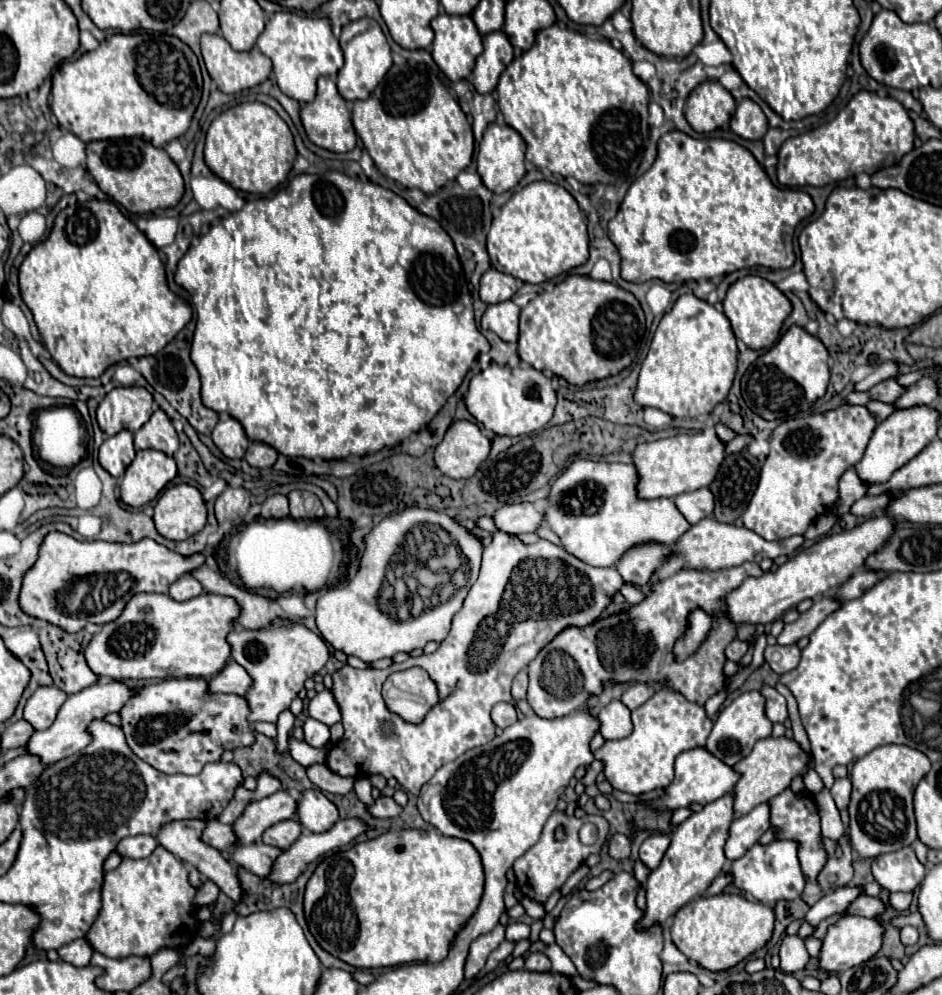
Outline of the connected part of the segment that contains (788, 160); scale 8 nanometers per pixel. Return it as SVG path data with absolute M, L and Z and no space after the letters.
M861 90L849 104L825 126L819 126L803 136L789 138L779 150L777 180L781 186L827 186L859 172L873 174L881 168L891 168L913 150L913 120L903 104L893 98L881 98L875 92Z

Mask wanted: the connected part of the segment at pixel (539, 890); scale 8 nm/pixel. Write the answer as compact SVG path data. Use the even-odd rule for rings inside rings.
M553 812L545 826L543 826L543 832L541 832L541 838L535 846L531 846L521 858L515 860L513 864L513 870L517 874L517 888L531 900L535 902L545 902L549 898L549 894L557 888L563 886L563 882L571 876L573 870L577 870L577 866L589 856L589 854L597 854L601 850L601 846L605 844L607 840L607 832L609 832L609 824L605 818L601 816L585 816L585 818L575 818L575 816L565 816L563 812ZM585 822L591 822L597 826L597 840L595 844L591 846L585 846L581 840L579 840L579 828L585 824ZM563 826L567 830L567 836L565 840L557 840L555 838L555 832L557 828Z

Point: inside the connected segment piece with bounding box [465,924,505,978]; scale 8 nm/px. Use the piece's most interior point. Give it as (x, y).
(482, 947)

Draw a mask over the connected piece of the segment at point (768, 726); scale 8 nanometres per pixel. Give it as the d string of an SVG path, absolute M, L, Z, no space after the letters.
M751 690L751 692L743 692L739 694L735 700L731 700L717 716L717 722L713 724L713 730L707 738L705 748L715 754L719 760L723 760L729 766L735 766L739 760L743 760L751 748L755 746L755 742L759 738L767 738L771 736L773 730L773 722L767 720L765 716L765 700L763 694L759 690Z

